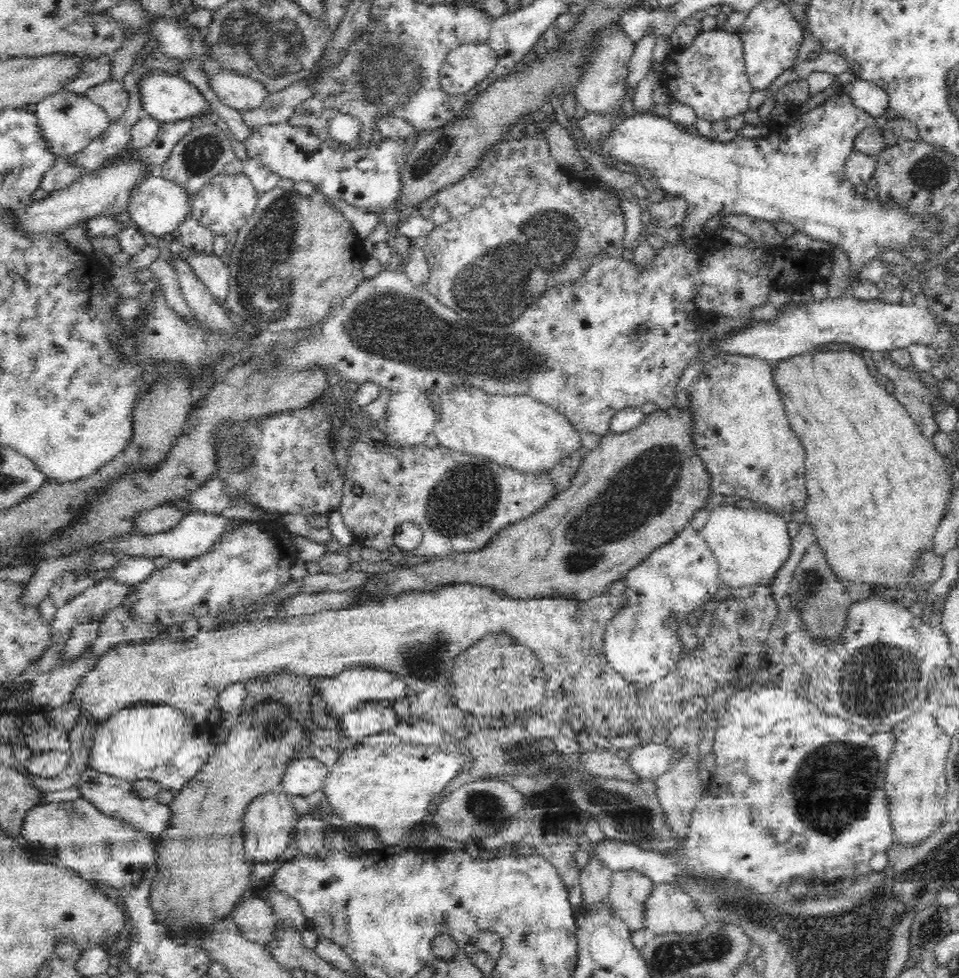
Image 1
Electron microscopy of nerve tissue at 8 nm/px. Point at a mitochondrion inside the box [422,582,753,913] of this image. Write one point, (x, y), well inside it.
(633, 818)

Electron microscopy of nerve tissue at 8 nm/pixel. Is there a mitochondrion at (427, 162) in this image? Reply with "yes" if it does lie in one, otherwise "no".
yes

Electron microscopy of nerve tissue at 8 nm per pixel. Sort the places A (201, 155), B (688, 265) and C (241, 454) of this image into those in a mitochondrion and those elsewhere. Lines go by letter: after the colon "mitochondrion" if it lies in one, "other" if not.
A: mitochondrion
B: other
C: mitochondrion

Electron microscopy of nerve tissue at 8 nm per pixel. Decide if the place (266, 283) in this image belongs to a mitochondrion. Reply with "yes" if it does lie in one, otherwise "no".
yes

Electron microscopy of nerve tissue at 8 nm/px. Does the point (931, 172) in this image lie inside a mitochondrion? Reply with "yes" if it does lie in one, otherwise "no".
yes

